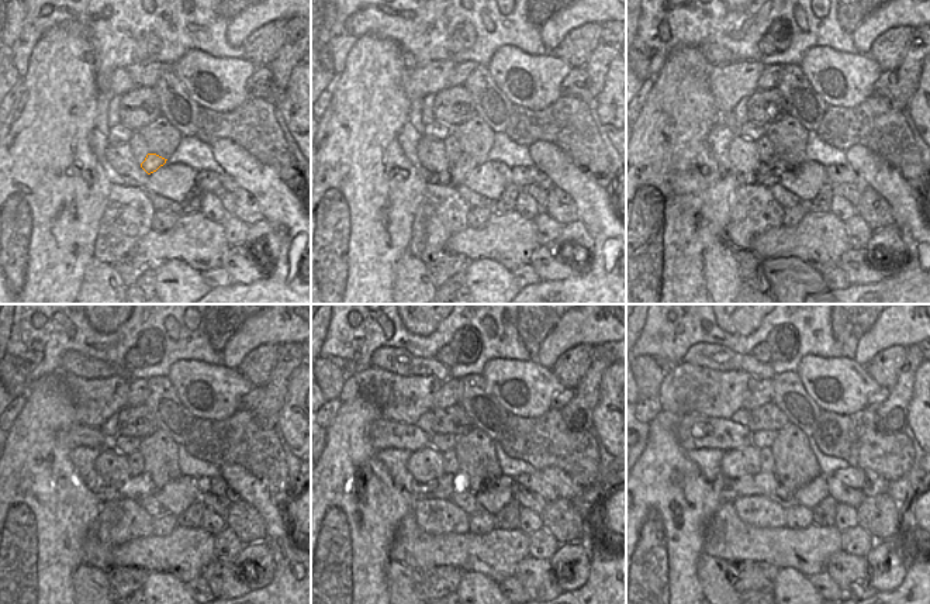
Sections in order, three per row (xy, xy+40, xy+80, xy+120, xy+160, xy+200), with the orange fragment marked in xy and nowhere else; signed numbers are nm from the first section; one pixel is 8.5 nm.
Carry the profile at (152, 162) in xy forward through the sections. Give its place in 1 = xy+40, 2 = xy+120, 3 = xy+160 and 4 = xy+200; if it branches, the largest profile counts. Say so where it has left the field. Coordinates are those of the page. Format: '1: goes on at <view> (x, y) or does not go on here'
1: goes on at xy+40 (464, 165)
2: goes on at xy+120 (130, 490)
3: goes on at xy+160 (442, 487)
4: goes on at xy+200 (763, 483)

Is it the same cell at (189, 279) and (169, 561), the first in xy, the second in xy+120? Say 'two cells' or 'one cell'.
two cells

